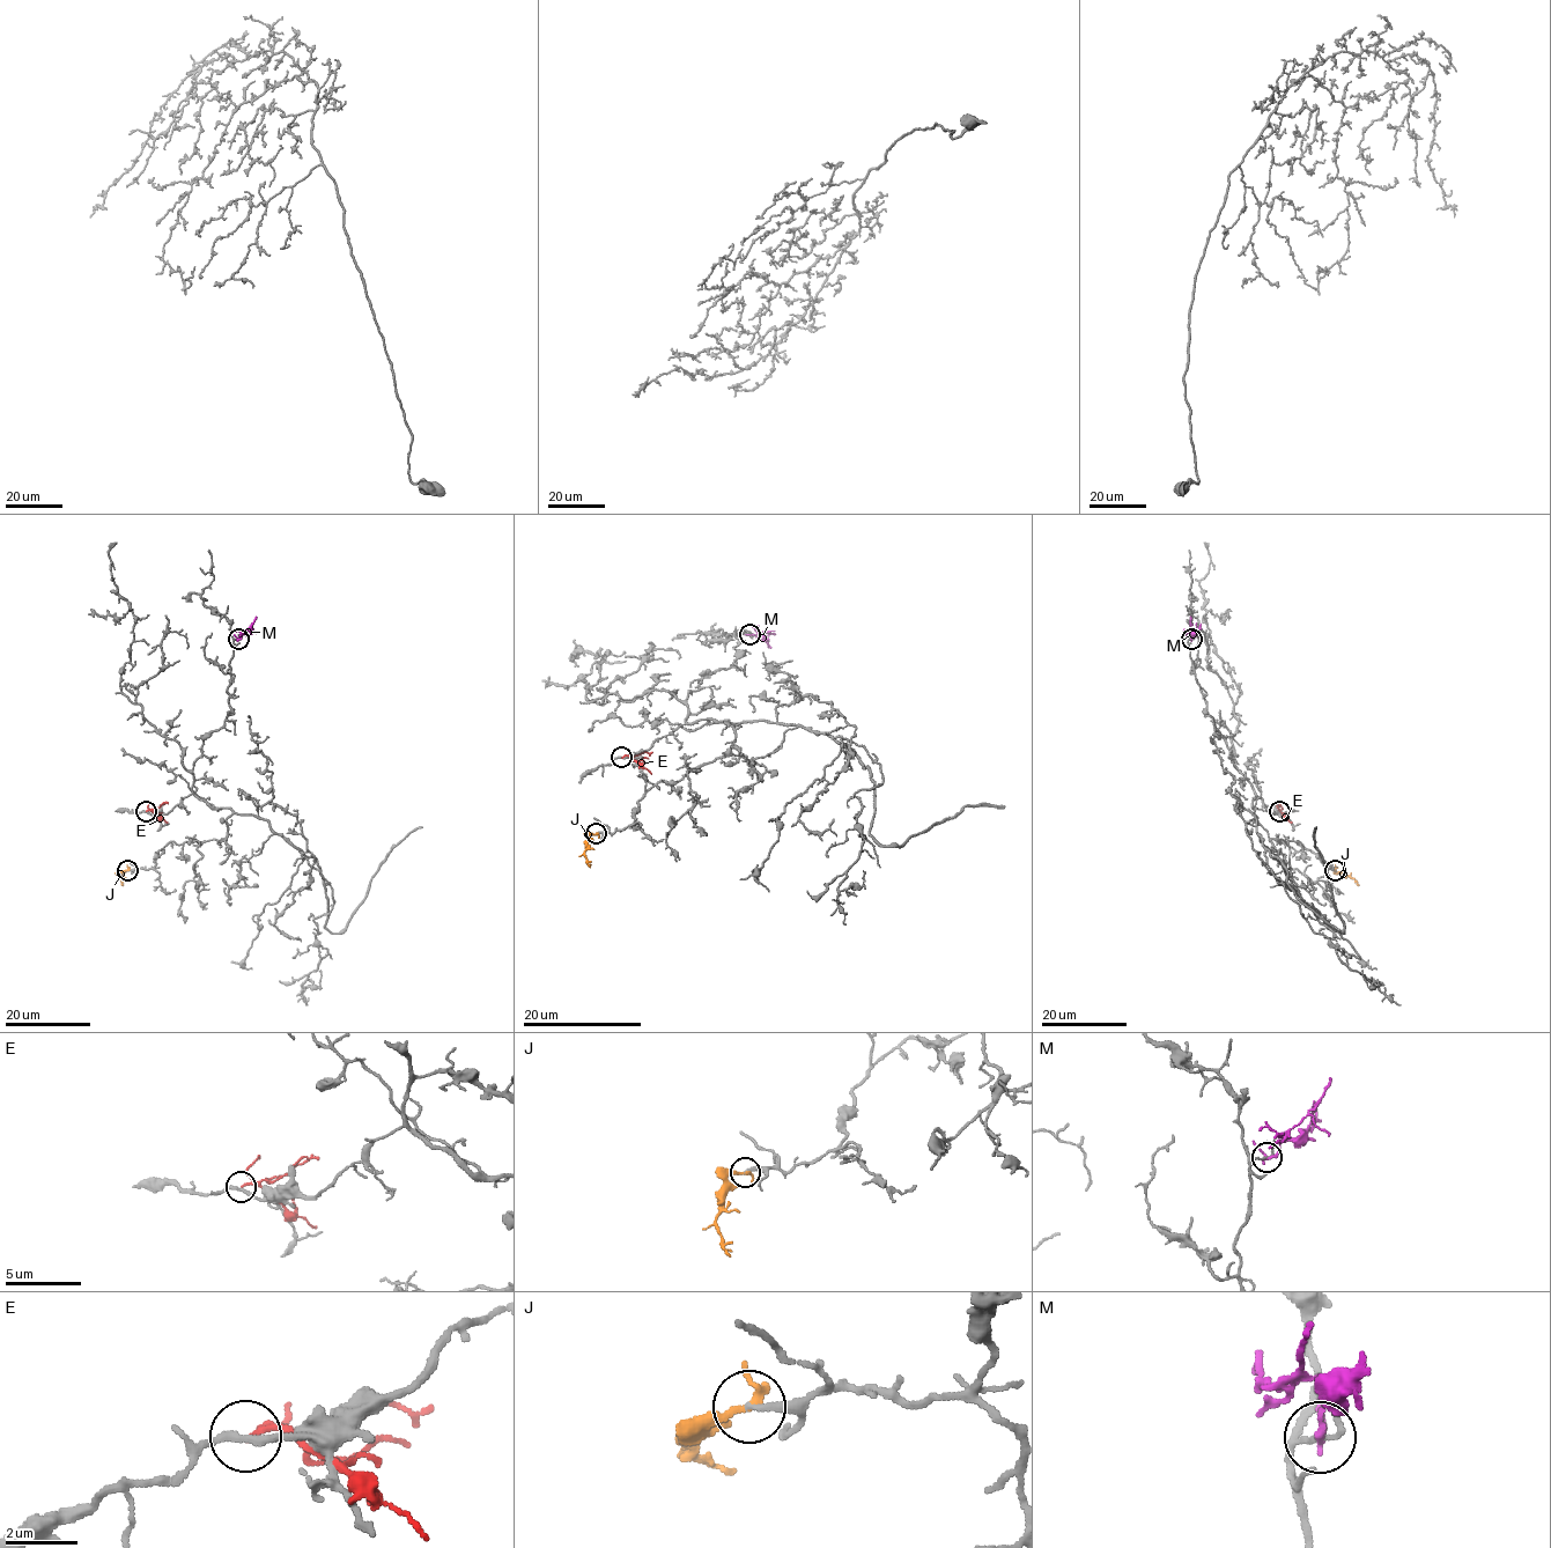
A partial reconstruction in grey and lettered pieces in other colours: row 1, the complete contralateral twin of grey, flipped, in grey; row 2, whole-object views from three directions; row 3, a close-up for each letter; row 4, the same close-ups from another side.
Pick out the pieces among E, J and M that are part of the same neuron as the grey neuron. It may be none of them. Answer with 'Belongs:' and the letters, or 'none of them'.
Belongs: J

